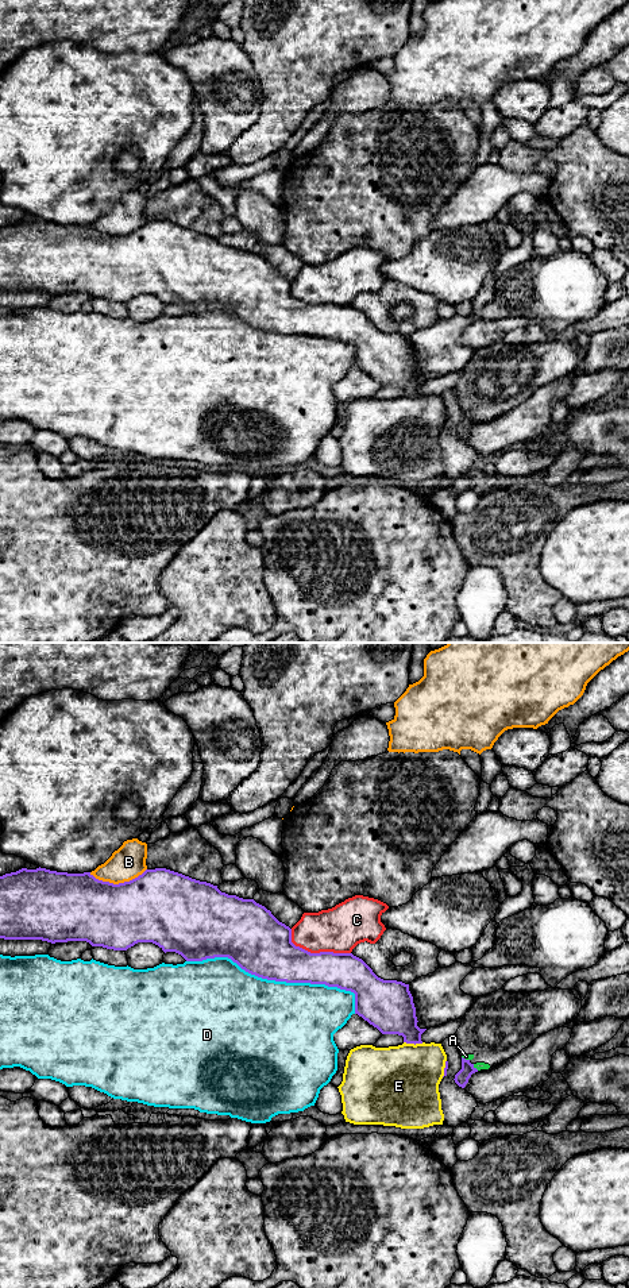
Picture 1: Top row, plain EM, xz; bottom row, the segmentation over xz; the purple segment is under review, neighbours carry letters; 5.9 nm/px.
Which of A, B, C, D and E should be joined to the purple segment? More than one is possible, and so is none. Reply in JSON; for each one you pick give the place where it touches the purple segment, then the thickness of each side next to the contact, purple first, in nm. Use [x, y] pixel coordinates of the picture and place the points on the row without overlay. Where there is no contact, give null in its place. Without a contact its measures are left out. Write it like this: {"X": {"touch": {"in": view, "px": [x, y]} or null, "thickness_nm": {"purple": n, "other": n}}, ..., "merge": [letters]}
{"merge": []}

